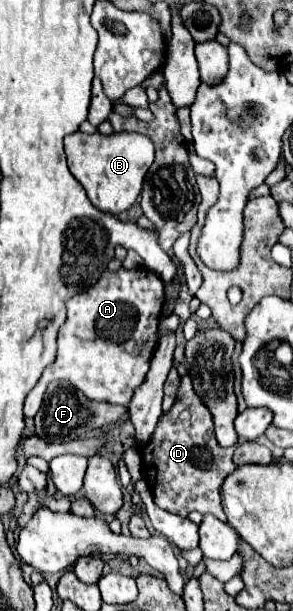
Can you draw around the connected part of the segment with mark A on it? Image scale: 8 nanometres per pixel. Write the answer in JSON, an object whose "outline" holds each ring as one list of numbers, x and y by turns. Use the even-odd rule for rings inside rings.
{"outline":[[120,267,118,271,104,271,102,277,88,287,84,293,74,295,72,299,66,301,66,321,58,331,58,353,52,365,44,369,42,377,38,379,36,387,28,393,24,401,24,415,34,417,42,405,44,391,50,381,54,379,68,379,76,389,80,389,88,399,92,401,108,401,116,405,128,405,132,399,134,389,144,381,150,359,156,351,158,345,158,323,162,317,162,307,164,307,164,283,156,273,150,269,124,269]]}

